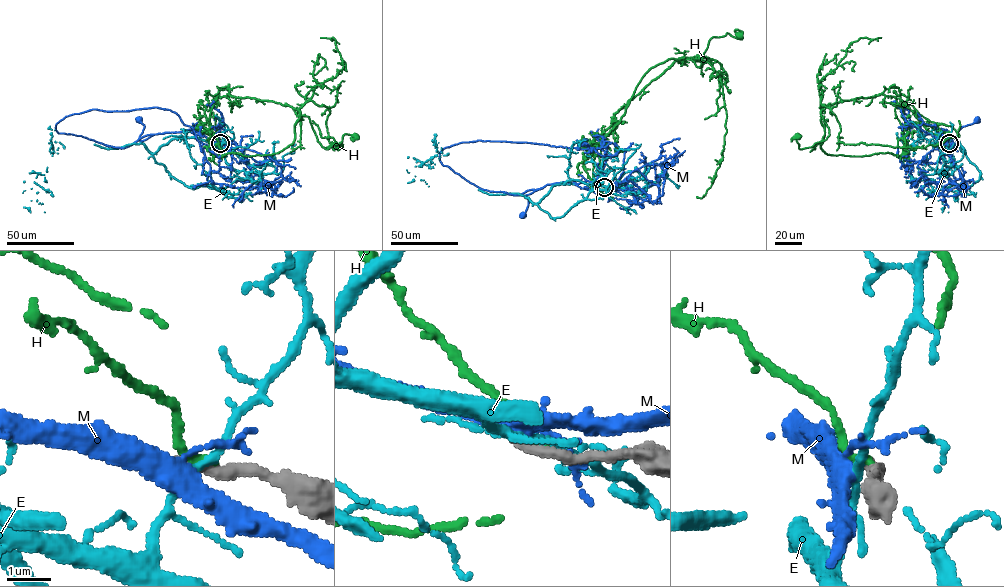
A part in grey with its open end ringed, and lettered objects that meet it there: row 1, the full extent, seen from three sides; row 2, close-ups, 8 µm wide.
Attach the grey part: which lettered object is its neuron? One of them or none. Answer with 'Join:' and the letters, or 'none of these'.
Join: none of these

